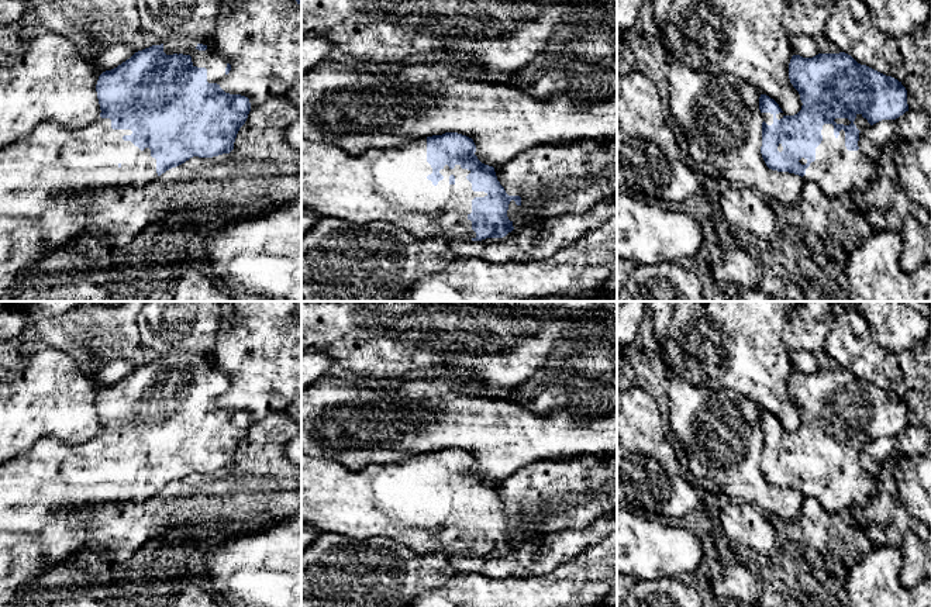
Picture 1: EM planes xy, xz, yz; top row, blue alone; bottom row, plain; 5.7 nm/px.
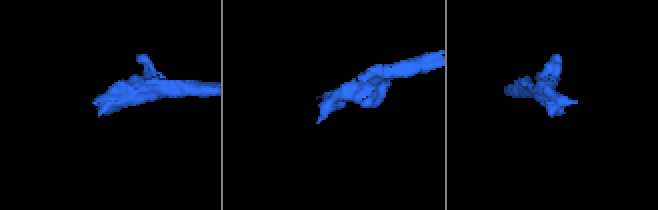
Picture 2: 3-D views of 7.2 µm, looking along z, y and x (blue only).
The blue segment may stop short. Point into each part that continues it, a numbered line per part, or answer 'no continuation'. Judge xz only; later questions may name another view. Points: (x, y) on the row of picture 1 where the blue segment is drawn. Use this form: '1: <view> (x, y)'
1: xz (389, 185)

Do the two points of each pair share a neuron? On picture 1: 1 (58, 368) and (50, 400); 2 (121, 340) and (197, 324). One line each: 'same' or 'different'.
1: same
2: different

